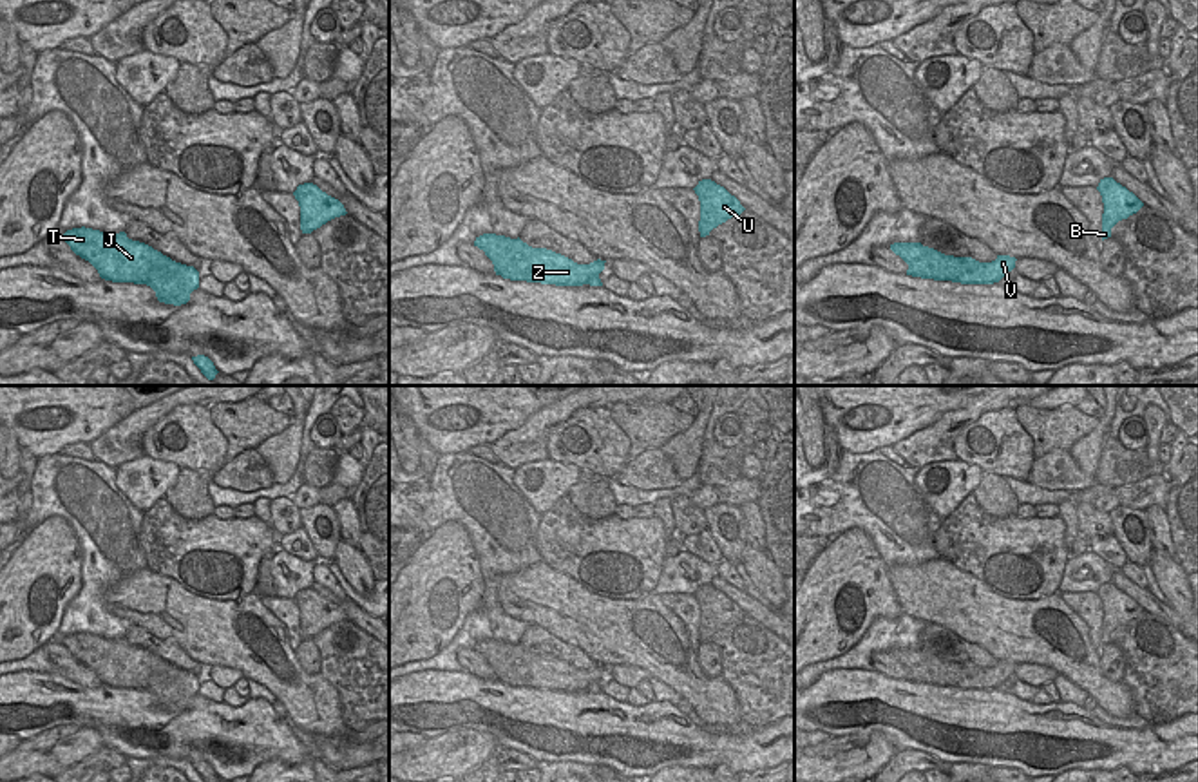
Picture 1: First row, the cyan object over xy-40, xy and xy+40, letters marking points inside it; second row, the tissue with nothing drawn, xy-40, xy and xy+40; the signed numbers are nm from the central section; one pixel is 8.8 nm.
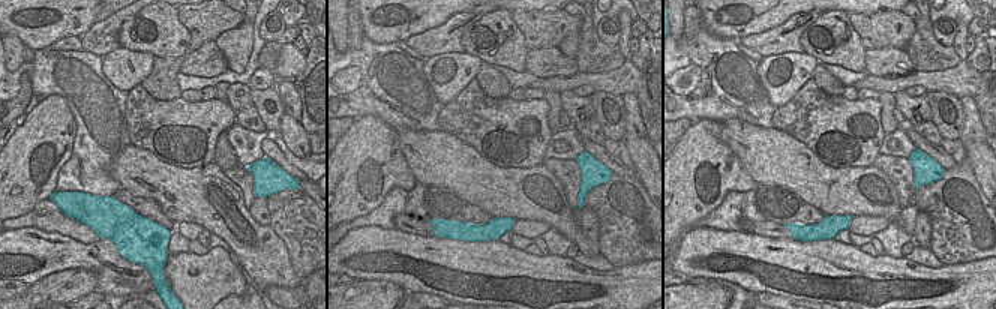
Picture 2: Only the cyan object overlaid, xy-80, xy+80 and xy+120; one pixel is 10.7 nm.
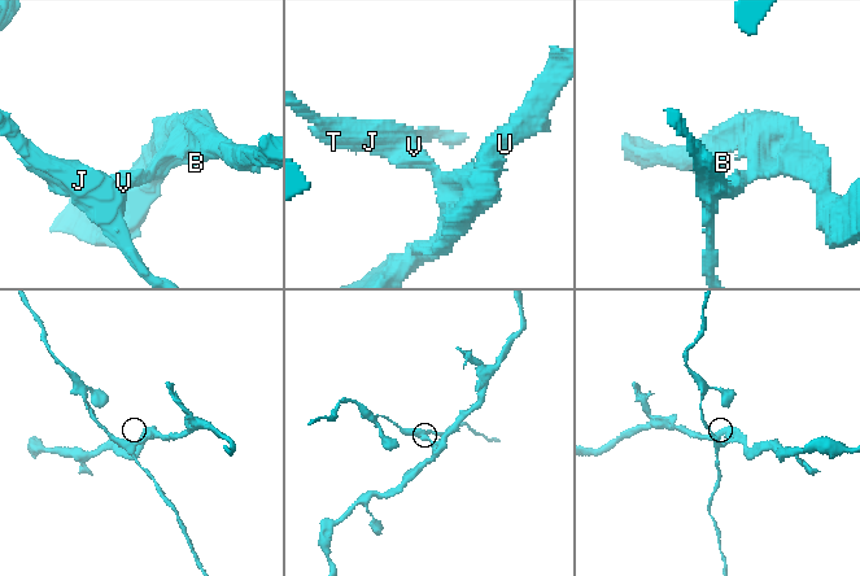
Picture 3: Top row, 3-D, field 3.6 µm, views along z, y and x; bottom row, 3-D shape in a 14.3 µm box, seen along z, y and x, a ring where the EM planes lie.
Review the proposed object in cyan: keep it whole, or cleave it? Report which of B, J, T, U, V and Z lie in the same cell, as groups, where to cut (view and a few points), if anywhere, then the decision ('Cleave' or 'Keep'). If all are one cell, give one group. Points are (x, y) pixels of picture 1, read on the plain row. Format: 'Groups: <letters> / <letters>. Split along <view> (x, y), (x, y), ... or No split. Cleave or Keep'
Groups: B U V / J T Z. Split along xy (578, 670), (589, 676), (590, 685), (598, 683). Cleave.

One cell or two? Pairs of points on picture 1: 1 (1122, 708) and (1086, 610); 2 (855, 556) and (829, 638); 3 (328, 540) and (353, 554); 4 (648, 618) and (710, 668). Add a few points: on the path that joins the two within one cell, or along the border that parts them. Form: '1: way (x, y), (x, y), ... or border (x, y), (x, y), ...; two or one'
1: border (1075, 612), (1086, 625), (1090, 641), (1099, 650); two
2: way (849, 576), (831, 598), (829, 618); one
3: border (341, 540), (332, 560); two
4: border (695, 652), (701, 670), (708, 677), (717, 677); two

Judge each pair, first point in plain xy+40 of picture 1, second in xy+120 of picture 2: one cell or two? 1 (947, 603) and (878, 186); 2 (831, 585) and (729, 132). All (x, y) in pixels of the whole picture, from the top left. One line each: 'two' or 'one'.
1: one
2: two

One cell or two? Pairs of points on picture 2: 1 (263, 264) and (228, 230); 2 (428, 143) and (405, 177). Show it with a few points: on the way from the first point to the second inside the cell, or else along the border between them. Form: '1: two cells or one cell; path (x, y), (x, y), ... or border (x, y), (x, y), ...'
1: one cell; path (254, 255), (237, 239)
2: two cells; border (396, 135), (401, 153), (417, 182)

